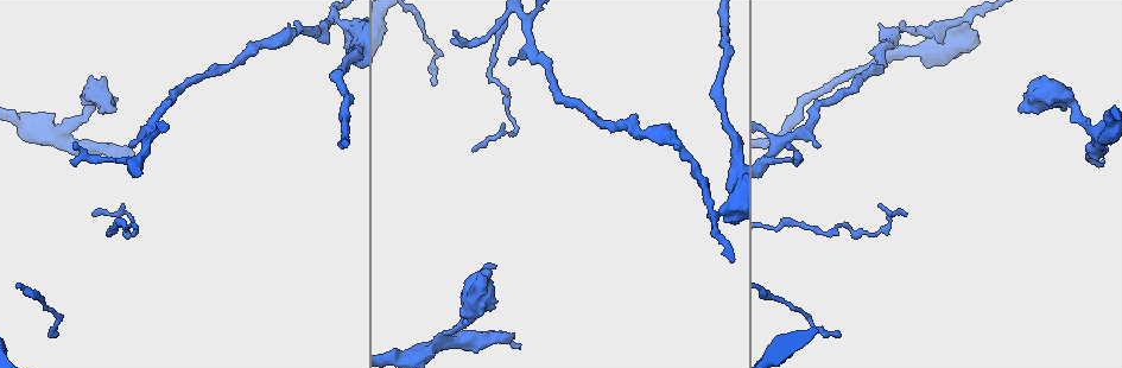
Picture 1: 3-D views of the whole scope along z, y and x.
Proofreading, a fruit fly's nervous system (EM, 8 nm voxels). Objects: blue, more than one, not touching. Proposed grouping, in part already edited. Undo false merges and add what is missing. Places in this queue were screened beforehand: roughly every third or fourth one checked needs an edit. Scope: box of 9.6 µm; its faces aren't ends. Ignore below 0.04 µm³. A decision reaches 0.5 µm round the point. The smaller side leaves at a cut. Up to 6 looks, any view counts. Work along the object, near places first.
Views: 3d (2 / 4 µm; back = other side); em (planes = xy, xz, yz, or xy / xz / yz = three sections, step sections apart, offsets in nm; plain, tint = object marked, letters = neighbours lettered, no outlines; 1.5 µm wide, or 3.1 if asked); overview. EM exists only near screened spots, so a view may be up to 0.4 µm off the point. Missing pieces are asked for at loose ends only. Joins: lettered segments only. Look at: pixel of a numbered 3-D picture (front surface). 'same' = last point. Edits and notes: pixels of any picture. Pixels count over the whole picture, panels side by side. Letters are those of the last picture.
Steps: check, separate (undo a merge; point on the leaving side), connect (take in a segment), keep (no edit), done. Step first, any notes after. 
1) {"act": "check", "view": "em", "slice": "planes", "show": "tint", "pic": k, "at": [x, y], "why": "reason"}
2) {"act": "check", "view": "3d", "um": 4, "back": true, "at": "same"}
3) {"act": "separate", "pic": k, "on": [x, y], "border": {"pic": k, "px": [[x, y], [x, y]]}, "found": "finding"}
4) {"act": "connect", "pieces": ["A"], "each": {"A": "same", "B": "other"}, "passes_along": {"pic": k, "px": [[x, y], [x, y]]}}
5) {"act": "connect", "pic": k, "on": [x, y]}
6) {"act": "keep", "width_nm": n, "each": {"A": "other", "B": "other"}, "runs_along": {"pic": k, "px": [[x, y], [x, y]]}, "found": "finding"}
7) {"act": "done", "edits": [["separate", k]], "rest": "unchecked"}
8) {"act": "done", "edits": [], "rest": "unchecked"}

{"act": "check", "view": "3d", "um": 2, "back": true, "pic": 1, "at": [970, 17], "why": "calibre changes"}

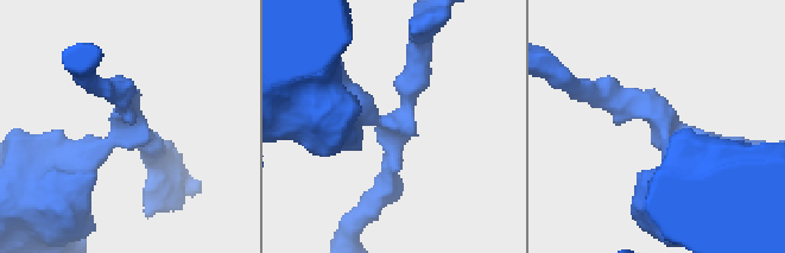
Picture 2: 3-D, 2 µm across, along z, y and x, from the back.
{"act": "check", "view": "em", "slice": "planes", "show": "plain", "pic": 2, "at": [398, 122], "arms": 3, "arm_widths_nm": [190, 190, 500]}

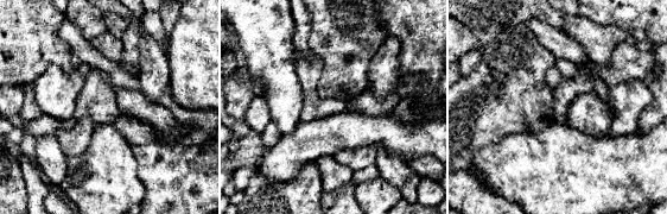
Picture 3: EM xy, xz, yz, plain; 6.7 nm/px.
{"act": "check", "view": "em", "slice": "planes", "show": "letters", "at": "same", "why": "see the neighbours"}

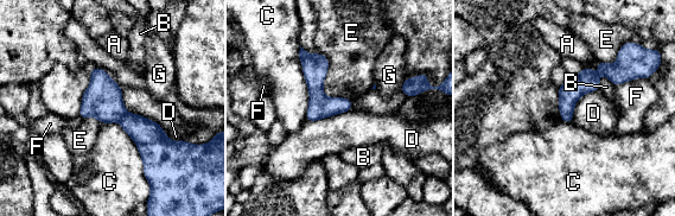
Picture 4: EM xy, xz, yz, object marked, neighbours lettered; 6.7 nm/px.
{"act": "separate", "pic": 4, "on": [102, 99], "width_nm": 150, "each": {"A": "other", "B": "other", "C": "other", "D": "other", "E": "other", "F": "other", "G": "other"}, "part_leaving": {"pic": 4, "px": [[631, 65], [586, 81], [564, 116]]}, "found": "a second neuron is stuck on"}

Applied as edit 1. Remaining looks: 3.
{"act": "check", "view": "overview", "why": "see it whole again"}

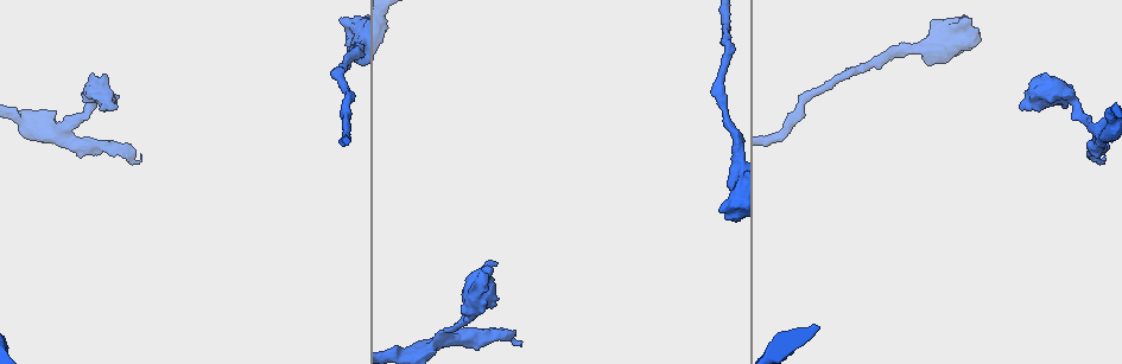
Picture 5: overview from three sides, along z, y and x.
{"act": "check", "view": "em", "slice": "xy", "step": 4, "show": "letters", "pic": 5, "at": [140, 155], "why": "an open end"}

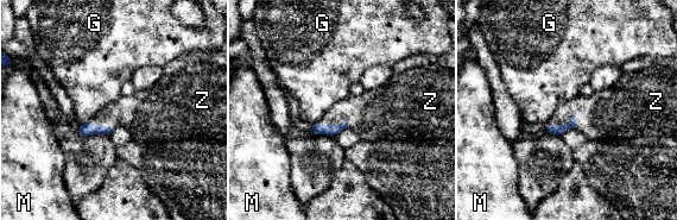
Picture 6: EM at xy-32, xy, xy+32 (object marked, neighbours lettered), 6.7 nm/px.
{"act": "check", "view": "em", "slice": "planes", "show": "letters", "at": "same"}

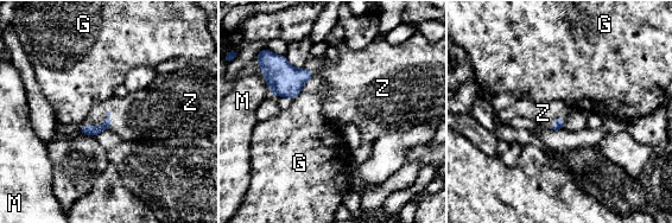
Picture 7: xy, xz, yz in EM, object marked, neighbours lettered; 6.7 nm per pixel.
{"act": "connect", "pieces": ["Z"], "longest_contact_nm": ["G", 240], "each": {"G": "other", "M": "other", "Z": "same"}, "passes_along": {"pic": 7, "px": [[94, 131], [97, 126], [133, 116]]}, "found": "it goes on there"}

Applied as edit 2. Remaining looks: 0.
{"act": "done", "edits": [["separate", 4], ["connect", 7]], "rest": "unchecked"}

